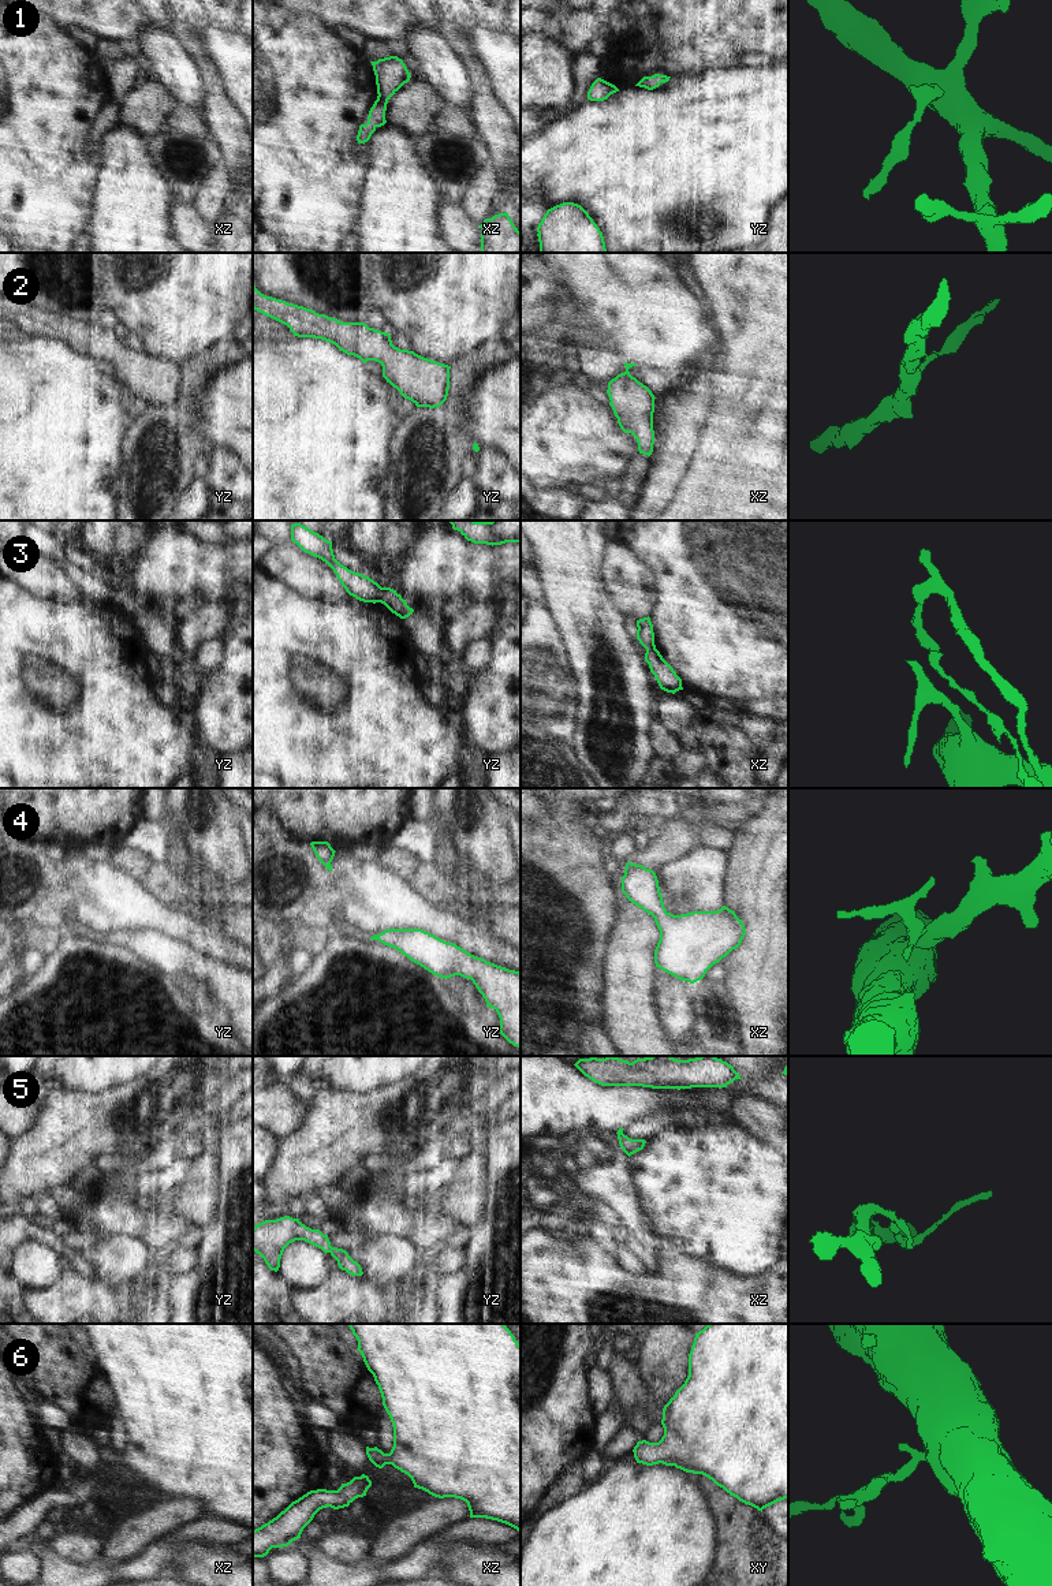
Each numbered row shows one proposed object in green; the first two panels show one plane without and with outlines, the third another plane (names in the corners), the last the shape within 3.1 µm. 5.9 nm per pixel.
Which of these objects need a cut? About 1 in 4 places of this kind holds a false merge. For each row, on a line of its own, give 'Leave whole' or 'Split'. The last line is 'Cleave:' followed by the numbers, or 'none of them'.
1: Leave whole
2: Leave whole
3: Split
4: Leave whole
5: Leave whole
6: Leave whole
Cleave: 3.

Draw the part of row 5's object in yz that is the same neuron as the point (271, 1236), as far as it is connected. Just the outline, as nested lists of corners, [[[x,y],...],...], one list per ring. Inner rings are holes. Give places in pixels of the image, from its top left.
[[[284,1216],[276,1220],[265,1220],[253,1228],[253,1250],[275,1272],[280,1268],[284,1249],[295,1240],[305,1240],[321,1249],[325,1254],[329,1253],[337,1261],[339,1268],[348,1275],[363,1275],[361,1265],[346,1250],[332,1247],[328,1235],[306,1227],[299,1219]]]

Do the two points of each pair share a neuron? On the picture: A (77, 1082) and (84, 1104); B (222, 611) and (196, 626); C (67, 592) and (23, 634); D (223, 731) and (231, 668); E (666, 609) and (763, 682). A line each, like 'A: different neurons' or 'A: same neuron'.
A: different neurons
B: same neuron
C: different neurons
D: same neuron
E: same neuron

